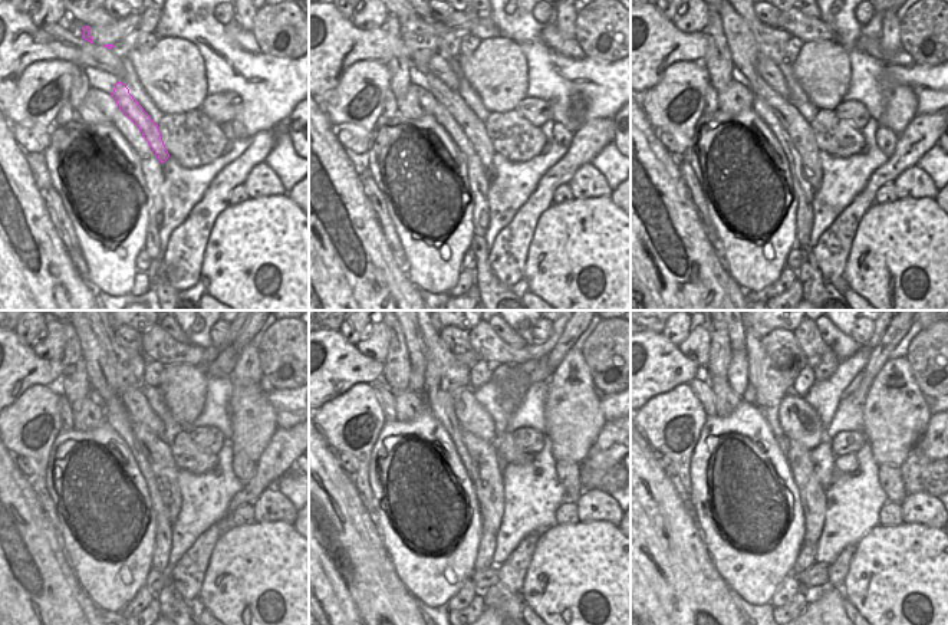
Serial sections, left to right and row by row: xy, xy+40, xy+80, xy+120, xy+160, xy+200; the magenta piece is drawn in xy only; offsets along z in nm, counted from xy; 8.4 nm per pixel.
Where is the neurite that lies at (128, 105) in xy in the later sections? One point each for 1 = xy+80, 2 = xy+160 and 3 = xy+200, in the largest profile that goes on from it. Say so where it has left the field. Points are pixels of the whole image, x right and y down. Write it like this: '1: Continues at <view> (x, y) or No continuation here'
1: Continues at xy+80 (800, 132)
2: Continues at xy+160 (487, 479)
3: Continues at xy+200 (813, 497).

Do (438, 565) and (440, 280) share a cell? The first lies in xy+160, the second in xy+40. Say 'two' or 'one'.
one

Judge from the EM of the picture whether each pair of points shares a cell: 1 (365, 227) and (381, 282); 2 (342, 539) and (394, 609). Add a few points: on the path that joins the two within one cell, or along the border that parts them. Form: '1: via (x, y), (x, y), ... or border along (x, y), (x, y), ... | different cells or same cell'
1: via (365, 240), (365, 266), (368, 269) | same cell
2: via (348, 556), (355, 571), (377, 592) | same cell

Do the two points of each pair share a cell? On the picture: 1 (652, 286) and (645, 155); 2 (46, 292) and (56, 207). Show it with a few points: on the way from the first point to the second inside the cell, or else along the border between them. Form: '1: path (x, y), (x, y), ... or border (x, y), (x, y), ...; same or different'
1: path (695, 283), (701, 265), (688, 252), (665, 198); same
2: border (42, 193), (48, 214), (69, 255); different

